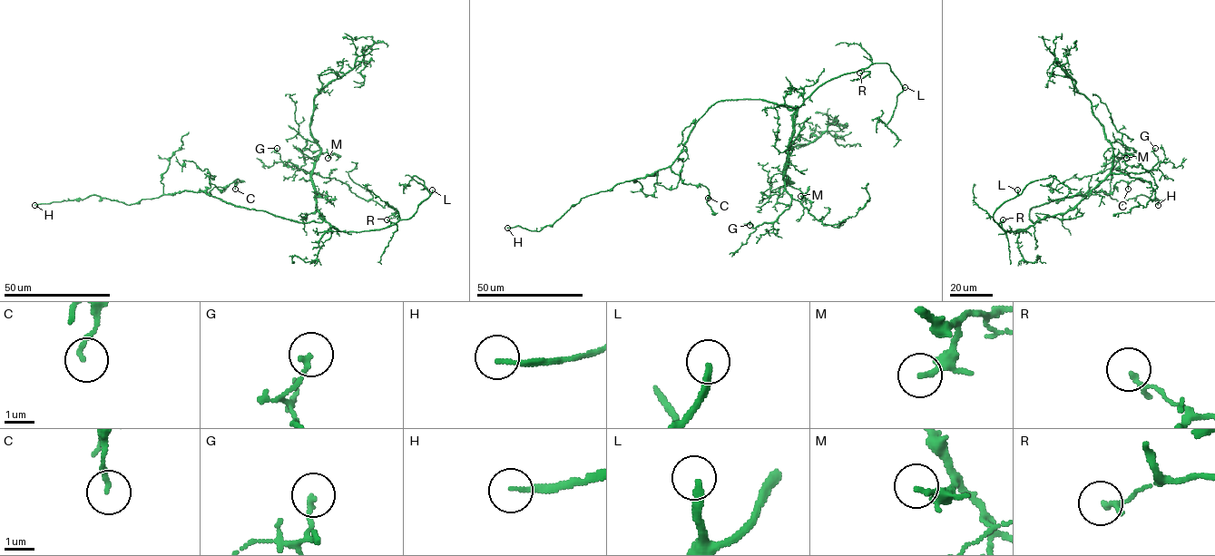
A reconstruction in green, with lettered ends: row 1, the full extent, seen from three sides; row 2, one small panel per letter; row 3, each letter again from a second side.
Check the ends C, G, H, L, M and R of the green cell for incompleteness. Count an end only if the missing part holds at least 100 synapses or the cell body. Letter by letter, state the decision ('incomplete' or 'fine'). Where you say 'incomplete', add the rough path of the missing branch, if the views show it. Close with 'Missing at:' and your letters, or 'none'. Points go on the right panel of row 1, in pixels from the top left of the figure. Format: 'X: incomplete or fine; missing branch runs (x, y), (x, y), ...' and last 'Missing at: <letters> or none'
C: fine
G: fine
H: incomplete; missing branch runs (1158, 205), (1160, 211), (1151, 219), (1115, 210), (1106, 197), (1102, 169), (1112, 148), (1117, 146), (1121, 156)
L: incomplete; missing branch runs (1017, 190), (1014, 155)
M: fine
R: fine
Missing at: H, L

